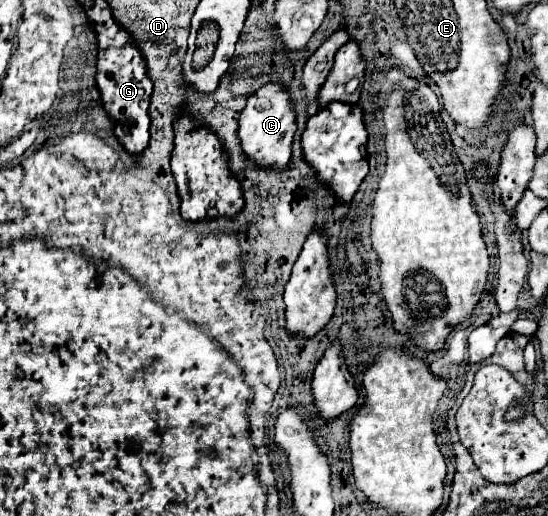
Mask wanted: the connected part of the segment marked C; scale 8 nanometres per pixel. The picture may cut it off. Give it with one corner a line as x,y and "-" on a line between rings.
267,84
263,88
259,88
253,96
249,96
247,106
243,108
241,118
239,118
237,136
241,142
243,156
249,162
253,162
257,168
287,172
295,130
297,130
295,112
291,108
291,100
289,100
285,88
279,84

